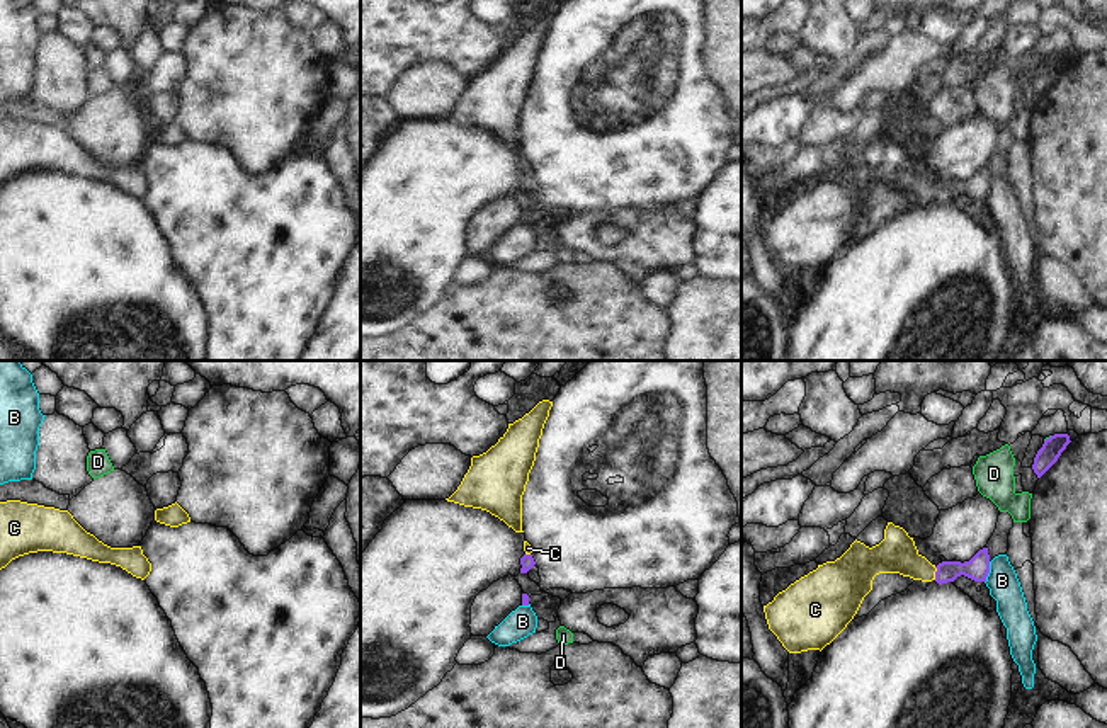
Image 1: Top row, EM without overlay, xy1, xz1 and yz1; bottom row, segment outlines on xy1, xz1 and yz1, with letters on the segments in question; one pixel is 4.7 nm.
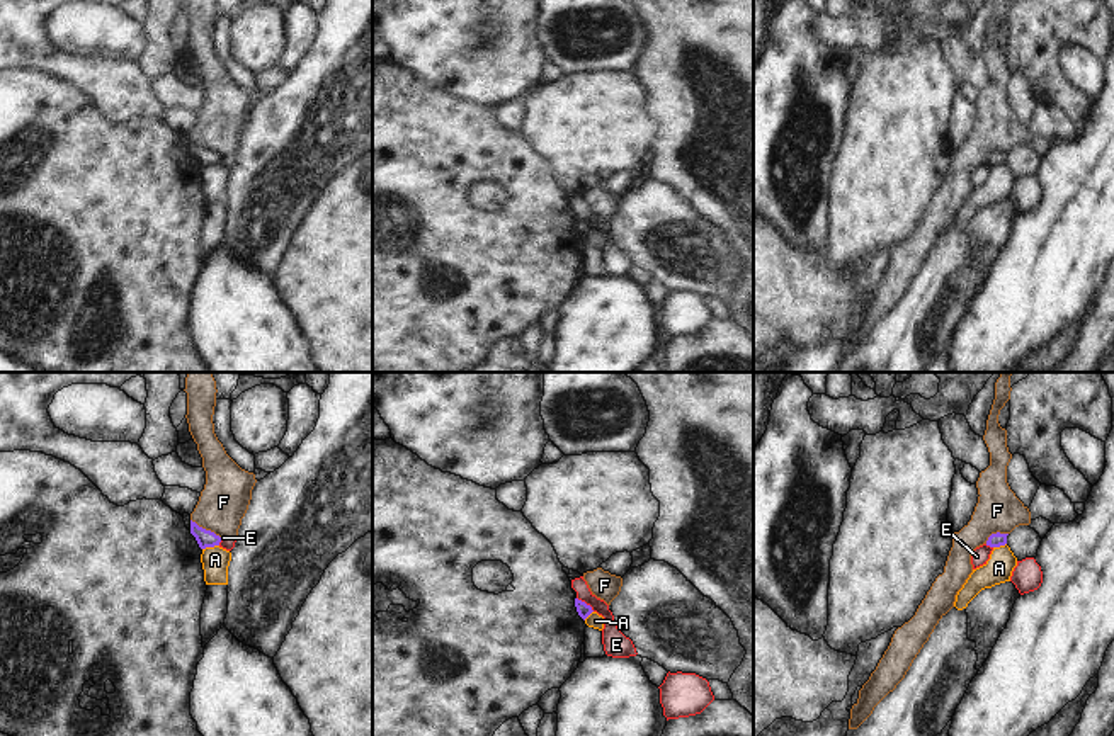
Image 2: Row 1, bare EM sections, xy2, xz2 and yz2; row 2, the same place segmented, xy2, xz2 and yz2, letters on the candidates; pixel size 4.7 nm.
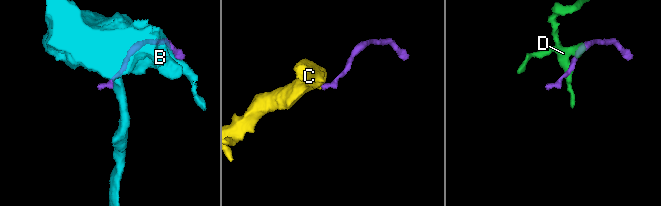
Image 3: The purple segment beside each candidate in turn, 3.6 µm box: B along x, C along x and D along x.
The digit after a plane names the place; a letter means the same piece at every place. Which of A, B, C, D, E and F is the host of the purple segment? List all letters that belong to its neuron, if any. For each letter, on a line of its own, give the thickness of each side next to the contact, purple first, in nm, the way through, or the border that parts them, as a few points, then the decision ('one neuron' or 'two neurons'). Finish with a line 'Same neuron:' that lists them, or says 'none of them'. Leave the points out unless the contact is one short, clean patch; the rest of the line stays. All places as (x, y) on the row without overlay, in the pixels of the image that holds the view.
A: 80 nm thick on the purple side, 130 nm on the other; border along xy2 (218, 164), (203, 169); two neurons
B: 110 nm thick on the purple side, 150 nm on the other; border along yz1 (990, 181), (985, 201); two neurons
C: 110 nm thick on the purple side, 190 nm on the other; runs through yz1 (976, 187), (953, 187), (936, 193), (908, 182), (896, 172); one neuron
D: 100 nm thick on the purple side, 20 nm on the other; border along yz1 (1051, 55), (1044, 60); two neurons
E: 70 nm thick on the purple side, 110 nm on the other; border along xz2 (577, 216), (594, 230); two neurons
F: 80 nm thick on the purple side, 240 nm on the other; border along xy2 (191, 138), (221, 157); two neurons
Same neuron: C

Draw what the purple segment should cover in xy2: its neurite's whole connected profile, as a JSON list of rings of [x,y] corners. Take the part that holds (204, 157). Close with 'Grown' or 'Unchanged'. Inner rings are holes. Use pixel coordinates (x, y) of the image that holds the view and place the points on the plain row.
[[[190,139],[190,153],[196,156],[201,168],[219,165],[221,156],[211,150],[199,146]]]. Unchanged.

